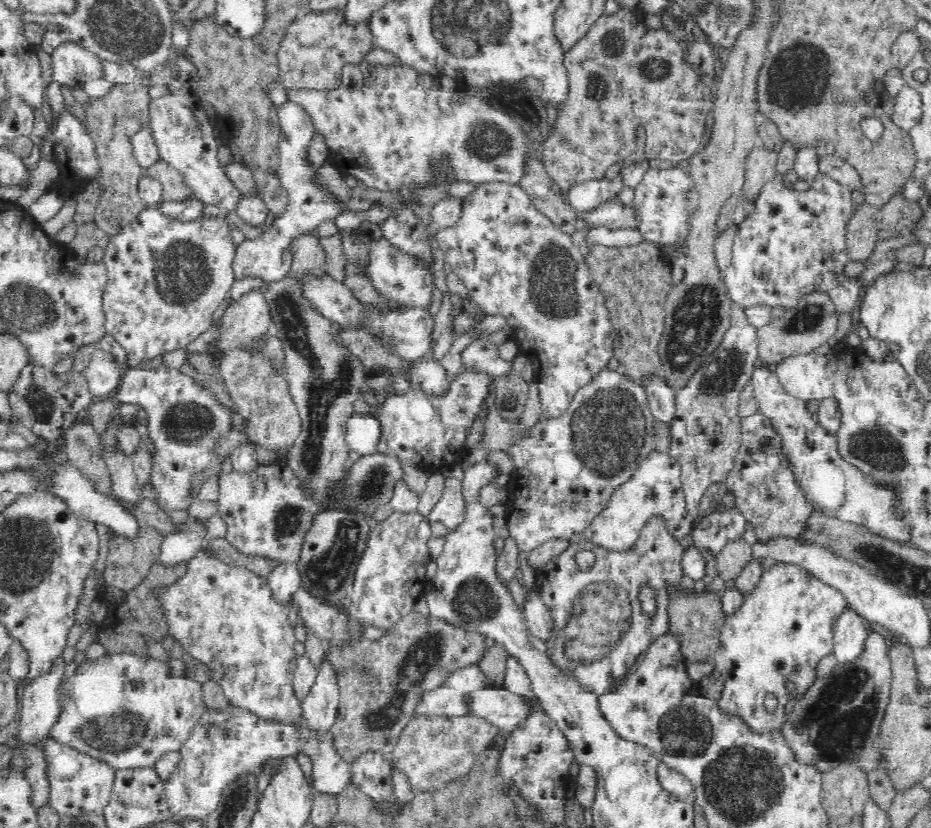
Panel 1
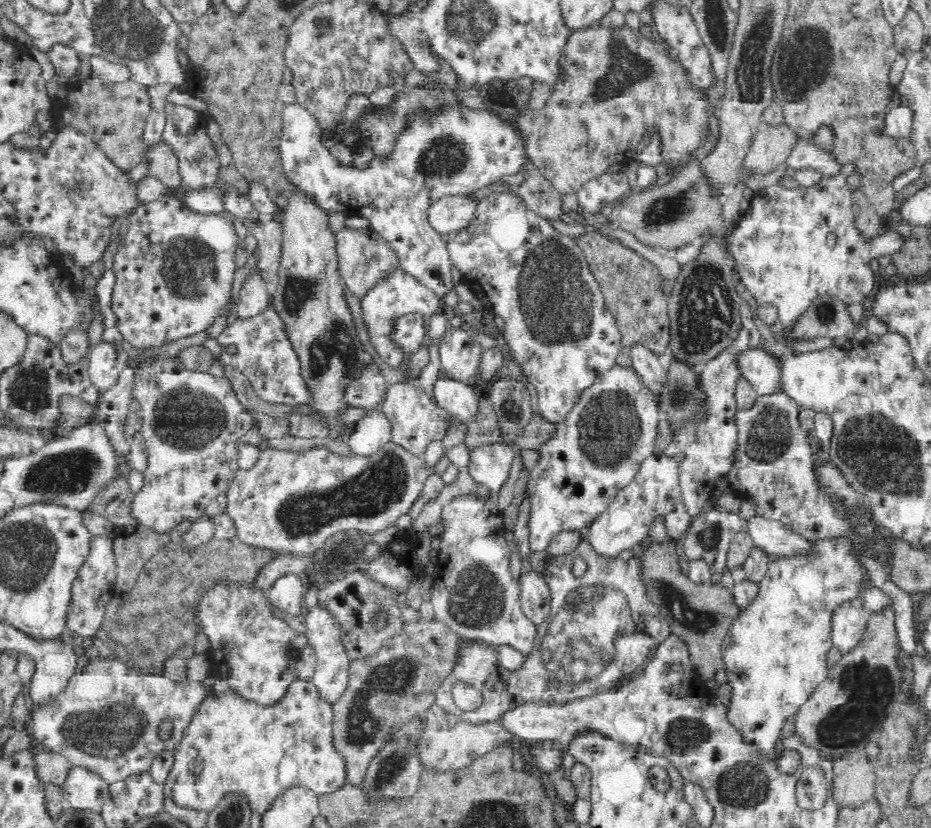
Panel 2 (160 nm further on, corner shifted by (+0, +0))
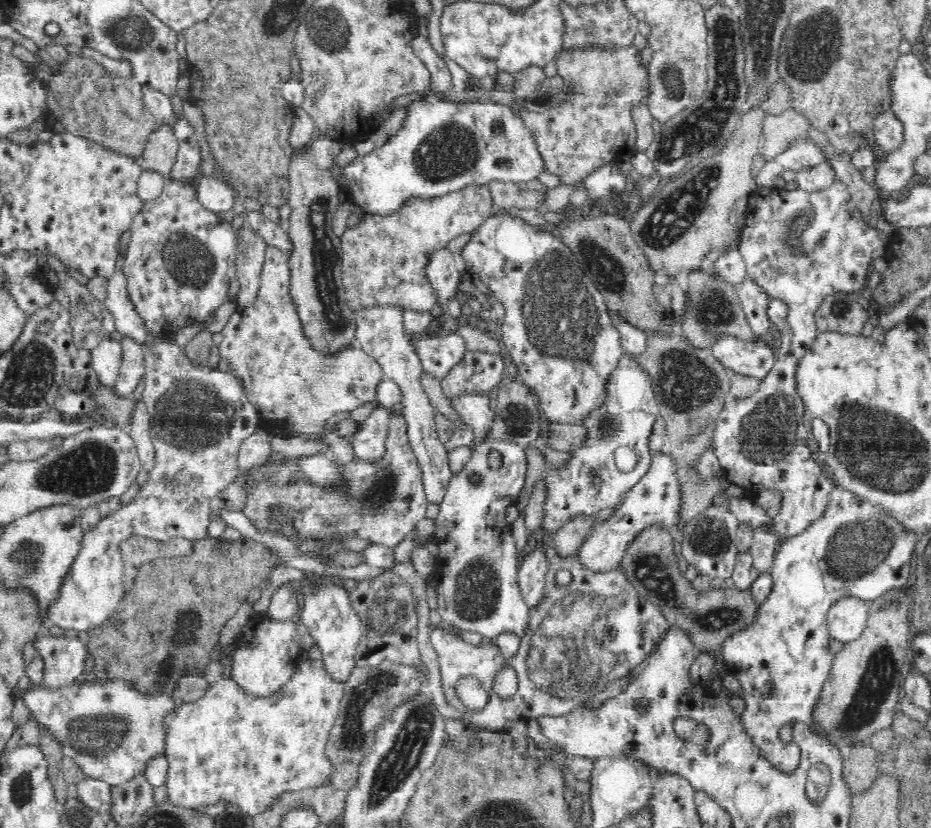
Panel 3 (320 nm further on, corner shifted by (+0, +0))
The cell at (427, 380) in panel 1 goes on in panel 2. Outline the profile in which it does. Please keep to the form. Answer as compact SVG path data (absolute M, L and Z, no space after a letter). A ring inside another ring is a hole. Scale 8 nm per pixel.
M442 373L434 382L434 398L438 406L454 413L459 420L470 422L477 412L479 399L471 383L452 379Z

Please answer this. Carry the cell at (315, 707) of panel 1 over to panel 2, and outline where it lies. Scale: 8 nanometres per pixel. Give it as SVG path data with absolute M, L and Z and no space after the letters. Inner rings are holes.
M316 606L308 612L304 622L306 626L305 633L309 640L308 644L314 649L317 661L311 683L314 684L319 700L325 700L327 704L333 706L340 700L340 696L346 690L351 660L348 659L347 652L339 641L341 632L339 632L335 620L324 609L318 609Z

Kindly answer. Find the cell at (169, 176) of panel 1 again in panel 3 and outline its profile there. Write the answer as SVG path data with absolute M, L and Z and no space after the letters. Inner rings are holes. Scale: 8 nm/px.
M172 125L153 129L149 134L145 149L138 159L142 171L161 174L166 181L172 180L172 168L177 159L179 144L172 131Z

